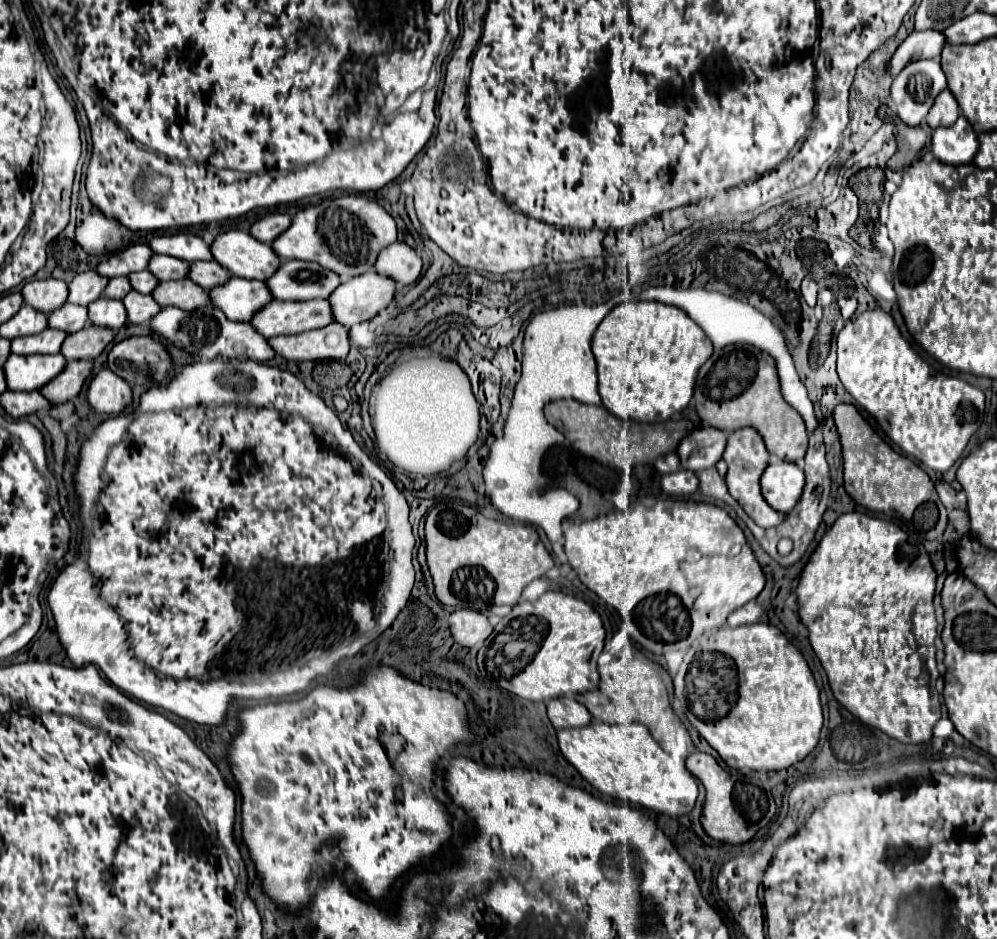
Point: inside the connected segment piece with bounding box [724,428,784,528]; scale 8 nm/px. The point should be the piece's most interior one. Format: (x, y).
(746, 456)

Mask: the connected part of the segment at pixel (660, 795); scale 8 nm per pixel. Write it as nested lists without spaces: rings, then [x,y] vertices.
[[[590,722],[582,728],[558,730],[558,746],[564,758],[602,794],[670,816],[688,814],[698,798],[698,782],[682,762],[666,754],[648,728],[636,722]]]

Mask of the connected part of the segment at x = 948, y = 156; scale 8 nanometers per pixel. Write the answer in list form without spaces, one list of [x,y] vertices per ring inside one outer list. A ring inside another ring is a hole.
[[[960,116],[954,126],[934,130],[932,150],[944,164],[970,164],[978,152],[978,138],[970,122]]]

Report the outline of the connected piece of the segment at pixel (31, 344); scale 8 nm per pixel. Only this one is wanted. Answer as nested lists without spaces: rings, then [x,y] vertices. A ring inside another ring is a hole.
[[[46,328],[40,334],[14,338],[10,342],[10,352],[14,354],[56,354],[66,338],[66,332]]]

